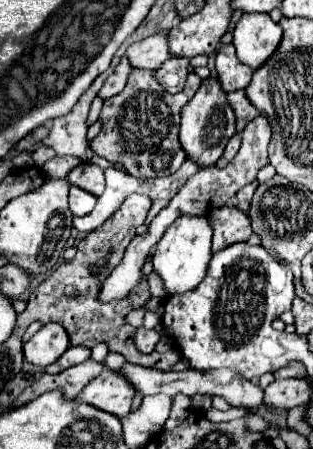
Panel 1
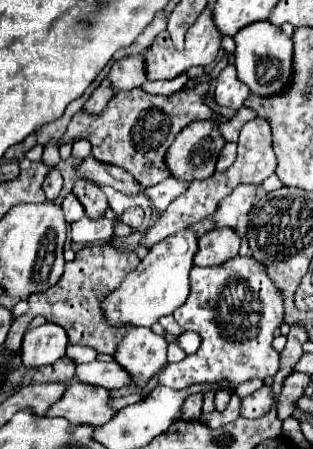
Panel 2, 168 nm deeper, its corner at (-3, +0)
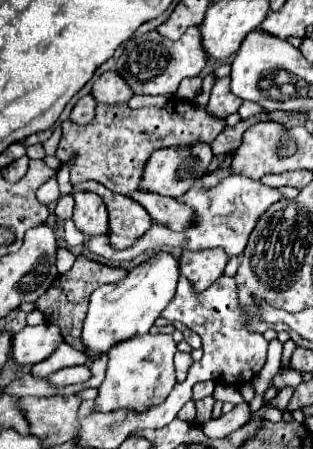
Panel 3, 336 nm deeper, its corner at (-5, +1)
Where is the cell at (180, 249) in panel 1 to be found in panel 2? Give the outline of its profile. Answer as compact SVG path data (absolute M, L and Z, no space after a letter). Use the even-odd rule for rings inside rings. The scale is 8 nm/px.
M192 229L178 231L156 243L150 253L140 261L140 265L126 275L122 285L104 299L102 309L112 325L132 323L136 327L150 327L160 317L170 315L190 295L190 271L194 267L194 257L198 253L198 235Z

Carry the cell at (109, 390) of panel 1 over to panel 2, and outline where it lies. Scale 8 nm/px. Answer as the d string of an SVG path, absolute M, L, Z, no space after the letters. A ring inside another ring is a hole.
M74 381L66 389L66 395L62 395L62 399L58 403L54 403L54 407L50 407L50 411L48 411L50 417L60 415L60 417L70 419L70 423L74 423L74 425L88 423L94 427L104 425L116 413L118 413L118 409L114 409L110 405L108 389L88 385L88 383L78 383L78 381Z

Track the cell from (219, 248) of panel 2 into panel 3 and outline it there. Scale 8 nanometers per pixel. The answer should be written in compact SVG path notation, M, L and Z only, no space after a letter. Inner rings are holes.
M204 250L200 254L182 252L180 256L180 276L188 278L196 292L212 286L224 272L228 256L224 250Z

